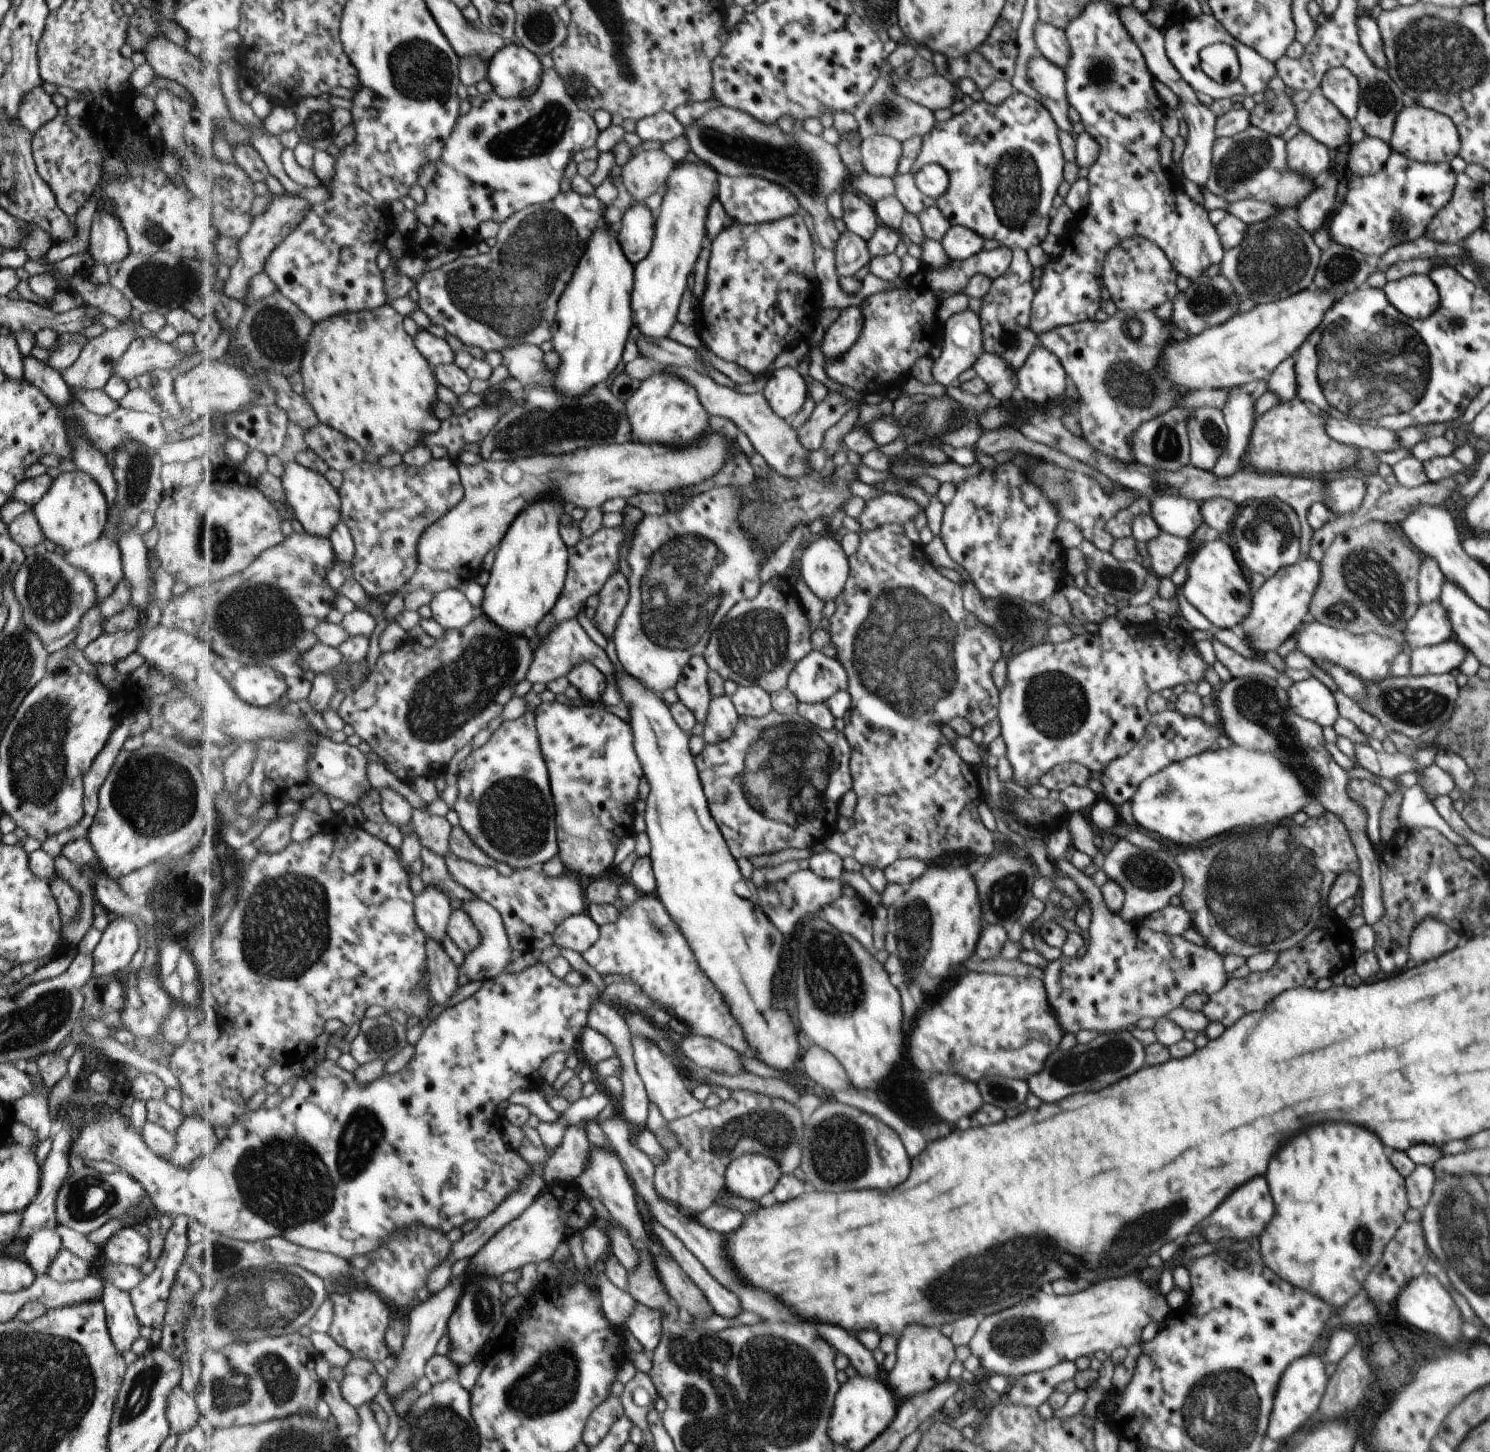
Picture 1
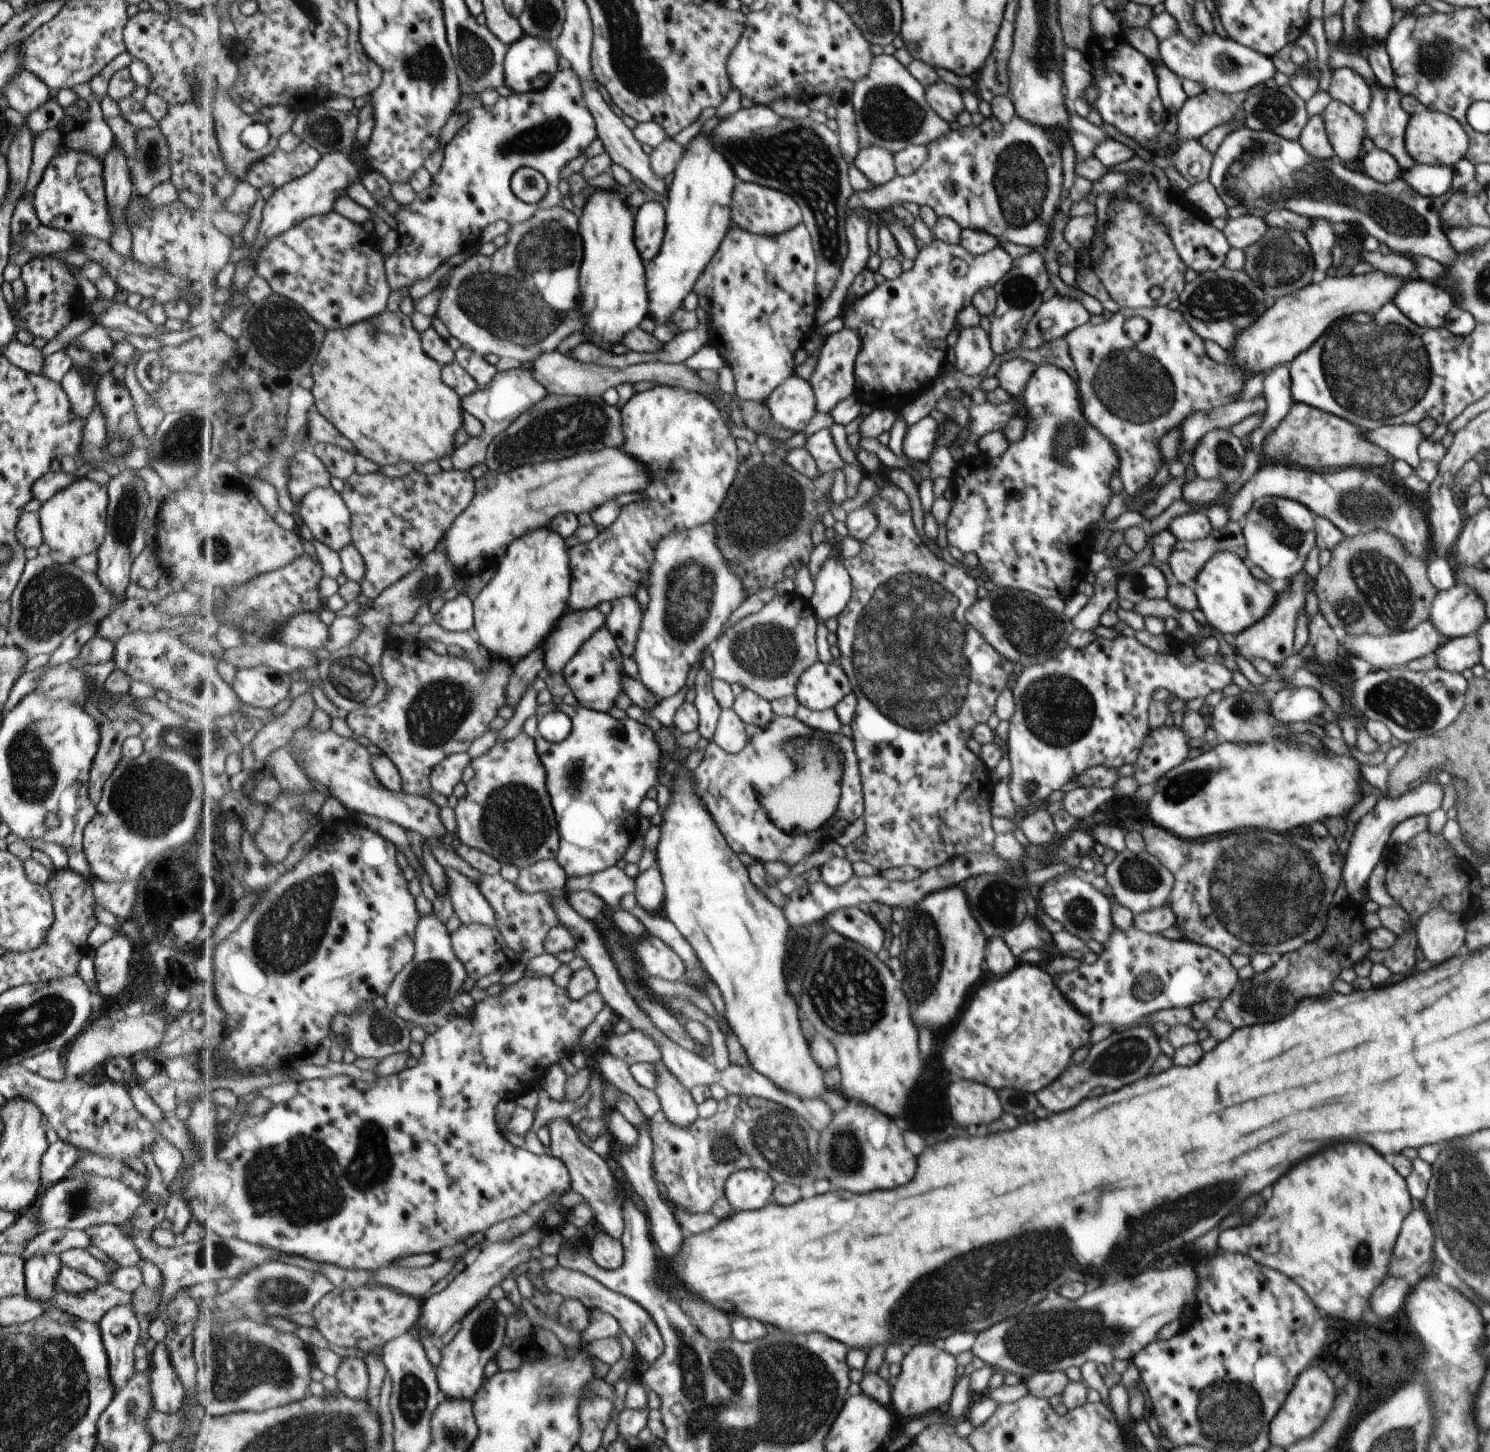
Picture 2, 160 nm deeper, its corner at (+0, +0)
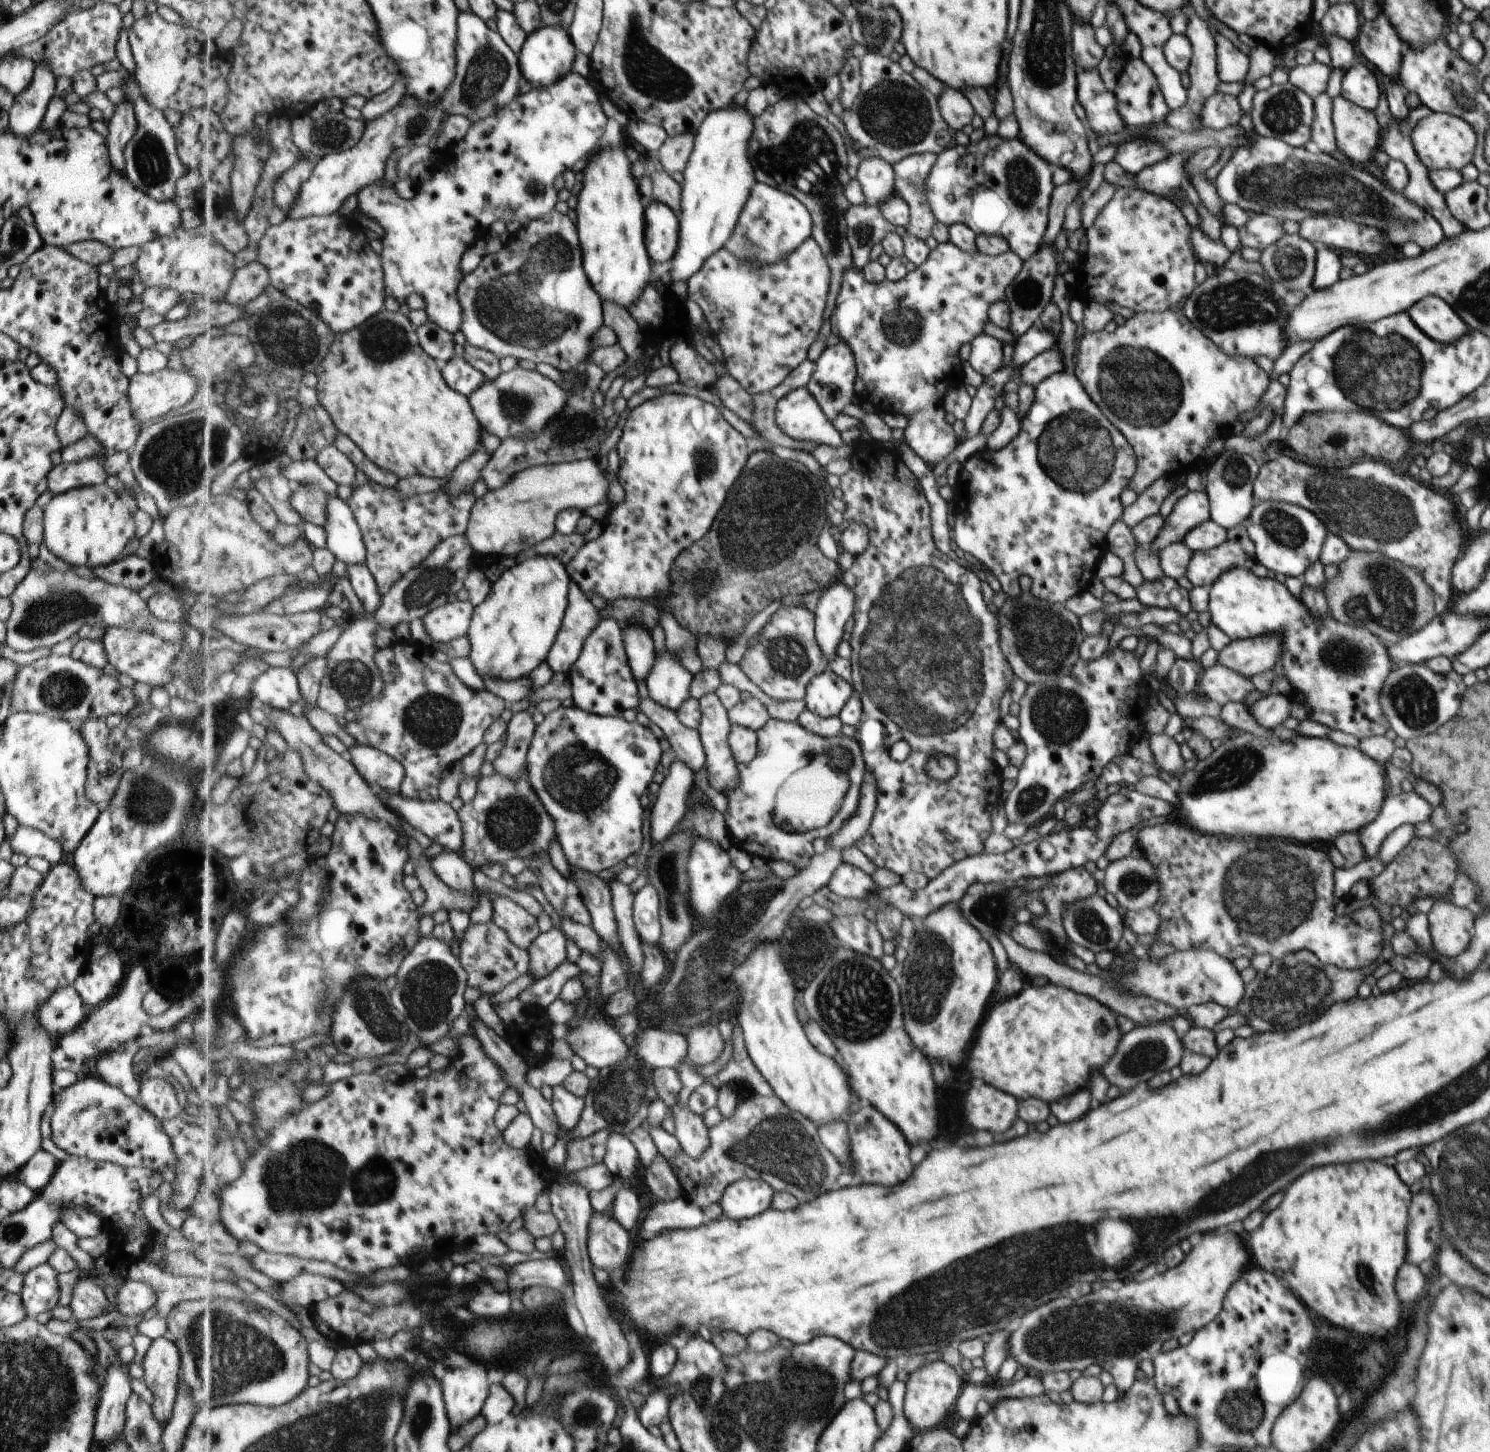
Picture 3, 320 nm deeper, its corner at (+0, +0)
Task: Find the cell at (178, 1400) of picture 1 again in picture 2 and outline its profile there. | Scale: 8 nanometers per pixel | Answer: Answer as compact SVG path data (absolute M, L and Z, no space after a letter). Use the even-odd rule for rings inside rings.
M163 1341L154 1343L148 1360L148 1378L153 1410L165 1415L177 1413L182 1406L184 1392Z

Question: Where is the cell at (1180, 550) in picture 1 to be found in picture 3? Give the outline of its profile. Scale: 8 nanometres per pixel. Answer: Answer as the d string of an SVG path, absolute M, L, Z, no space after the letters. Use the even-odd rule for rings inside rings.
M1235 526L1226 531L1226 538L1219 547L1191 551L1185 568L1185 577L1193 587L1211 587L1219 574L1231 568L1250 570L1257 563L1254 543L1246 534L1244 526Z

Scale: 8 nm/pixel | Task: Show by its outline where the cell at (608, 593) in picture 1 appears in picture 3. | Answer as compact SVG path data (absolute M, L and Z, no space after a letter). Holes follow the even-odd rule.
M629 622L629 626L624 628L623 634L633 675L637 680L645 681L653 670L653 664L657 661L653 638L641 626L637 626L637 624L633 626L633 622Z

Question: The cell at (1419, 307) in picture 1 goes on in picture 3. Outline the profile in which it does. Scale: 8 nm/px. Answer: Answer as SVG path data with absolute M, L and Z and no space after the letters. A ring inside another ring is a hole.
M1433 296L1421 298L1405 312L1415 326L1435 342L1451 344L1462 338L1469 330L1449 304Z

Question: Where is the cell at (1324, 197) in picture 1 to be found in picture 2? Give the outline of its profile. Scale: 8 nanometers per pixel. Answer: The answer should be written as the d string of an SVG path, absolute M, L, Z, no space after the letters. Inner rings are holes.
M1311 218L1311 225L1302 233L1309 244L1315 268L1326 276L1330 274L1329 266L1332 264L1331 248L1336 244L1335 232L1331 225L1323 218Z

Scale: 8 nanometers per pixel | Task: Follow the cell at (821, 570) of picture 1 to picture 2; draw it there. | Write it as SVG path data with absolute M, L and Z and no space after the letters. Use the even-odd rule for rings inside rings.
M828 556L815 575L815 594L810 599L818 620L837 619L854 594L850 571L844 561Z

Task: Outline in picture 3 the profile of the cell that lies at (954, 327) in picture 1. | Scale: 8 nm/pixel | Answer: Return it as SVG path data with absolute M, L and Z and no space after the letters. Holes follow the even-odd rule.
M979 334L969 345L967 362L970 367L983 377L994 374L1001 366L1001 344L995 338Z

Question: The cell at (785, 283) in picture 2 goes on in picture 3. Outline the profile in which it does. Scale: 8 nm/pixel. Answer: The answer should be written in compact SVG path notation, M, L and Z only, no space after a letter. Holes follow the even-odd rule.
M807 238L794 254L787 254L777 264L767 262L759 268L755 260L741 260L735 252L724 247L713 254L702 270L687 283L688 297L704 313L710 324L709 333L723 343L729 374L752 396L757 396L780 386L793 370L807 360L807 352L823 326L823 312L831 289L831 268L822 247L813 238Z

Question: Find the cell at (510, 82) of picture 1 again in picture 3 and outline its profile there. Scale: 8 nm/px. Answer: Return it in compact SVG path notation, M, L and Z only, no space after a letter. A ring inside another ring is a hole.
M561 26L542 27L527 36L525 47L519 54L519 66L522 67L524 79L533 89L547 89L549 86L554 86L555 82L562 81L573 71L576 52L578 51L569 31L563 30Z

